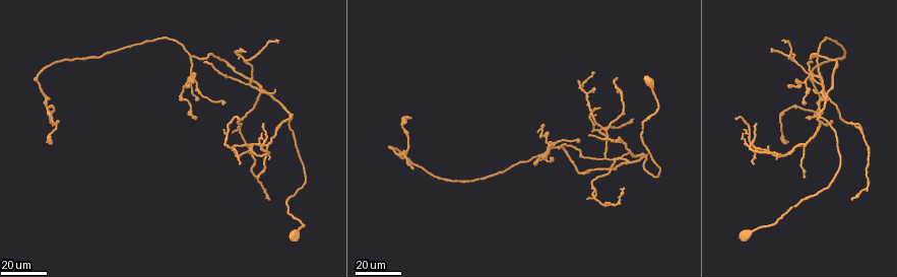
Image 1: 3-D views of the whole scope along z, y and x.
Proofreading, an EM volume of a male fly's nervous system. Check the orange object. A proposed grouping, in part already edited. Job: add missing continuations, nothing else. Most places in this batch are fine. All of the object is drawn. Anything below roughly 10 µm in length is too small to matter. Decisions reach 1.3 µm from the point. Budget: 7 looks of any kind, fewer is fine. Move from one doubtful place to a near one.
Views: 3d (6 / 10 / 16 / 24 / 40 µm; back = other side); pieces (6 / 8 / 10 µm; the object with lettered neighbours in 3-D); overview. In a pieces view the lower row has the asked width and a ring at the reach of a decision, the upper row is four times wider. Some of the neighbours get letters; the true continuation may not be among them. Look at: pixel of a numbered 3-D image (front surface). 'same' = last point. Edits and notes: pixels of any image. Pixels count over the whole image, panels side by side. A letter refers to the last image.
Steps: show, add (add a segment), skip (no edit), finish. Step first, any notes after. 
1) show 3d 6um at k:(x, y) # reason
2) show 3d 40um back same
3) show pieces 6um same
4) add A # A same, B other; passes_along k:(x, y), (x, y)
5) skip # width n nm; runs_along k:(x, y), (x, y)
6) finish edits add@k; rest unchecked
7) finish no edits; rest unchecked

show 3d 24um at 1:(851, 198) # long arm stops here

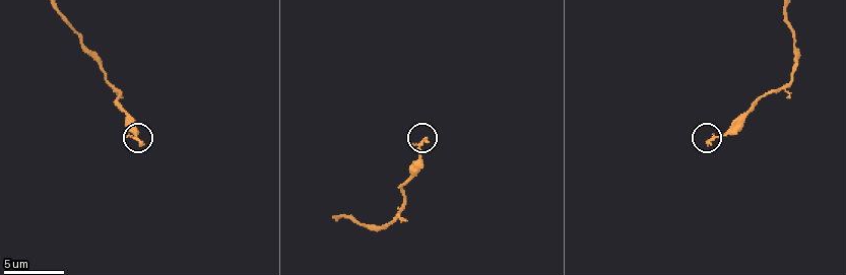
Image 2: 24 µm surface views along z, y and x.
show pieces 10um at 2:(140, 144) # what lies round it

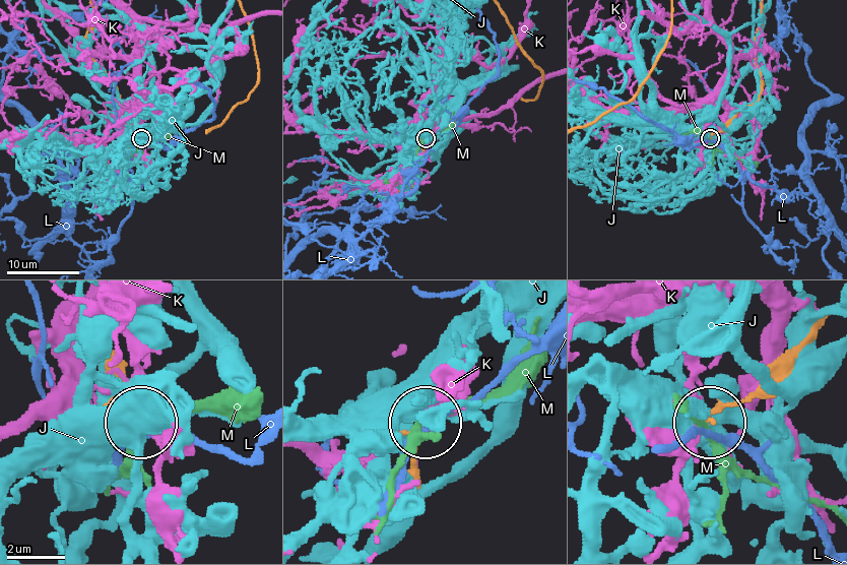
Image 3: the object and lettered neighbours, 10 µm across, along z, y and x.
skip # J other, K other, L other, M other; runs_along 3:(835, 304), (714, 419); no lettered segment goes on from it

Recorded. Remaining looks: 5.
show 3d 40um at 1:(590, 134) # thin end

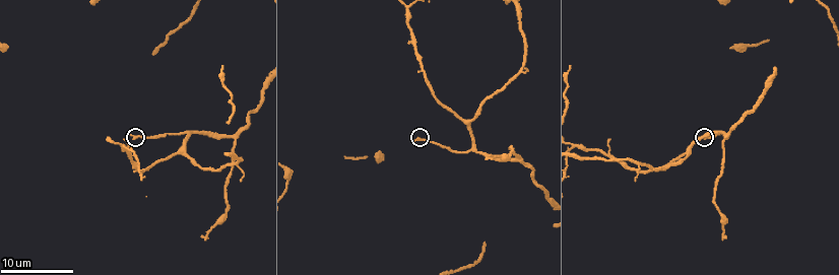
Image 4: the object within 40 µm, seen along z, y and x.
show pieces 10um at 4:(417, 141)

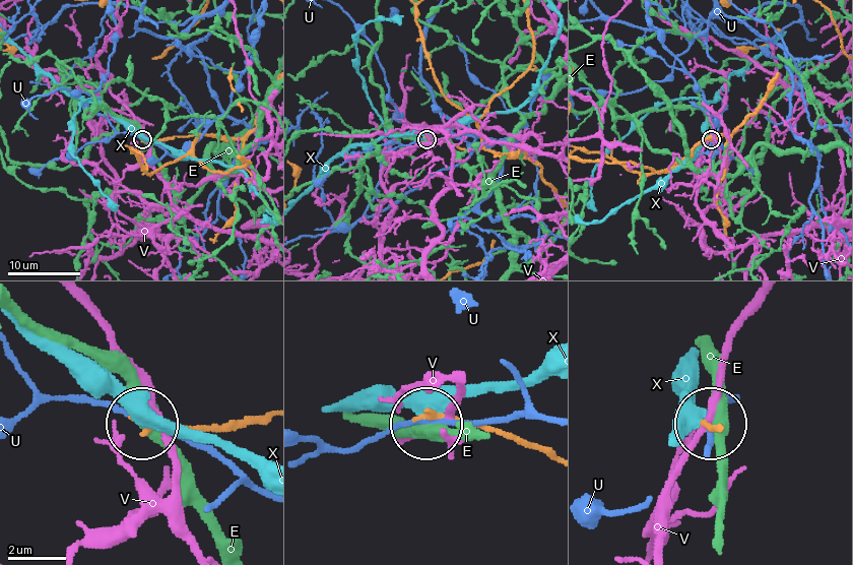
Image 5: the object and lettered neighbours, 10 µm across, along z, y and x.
skip # width 160 nm; E other, U other, V other, X other; runs_along 5:(265, 413), (228, 425), (143, 425); none of them fits

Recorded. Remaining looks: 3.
show pieces 8um at 4:(725, 236) # an open end

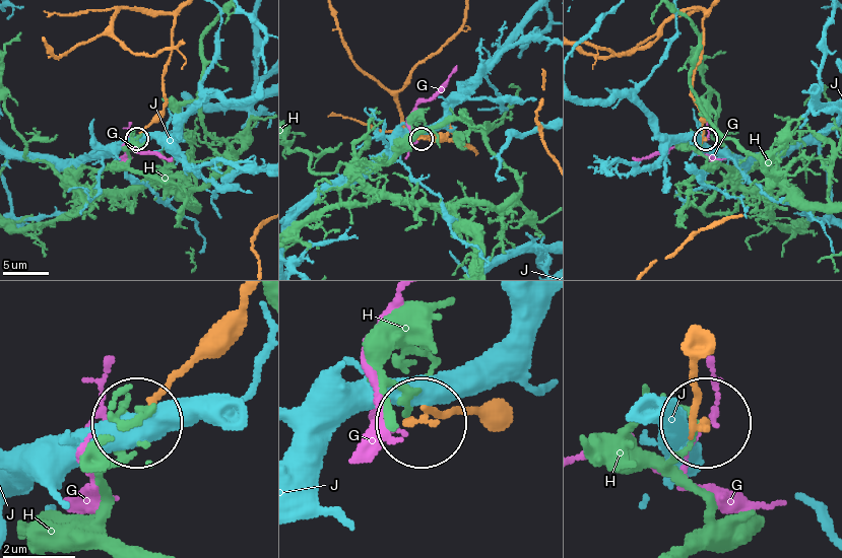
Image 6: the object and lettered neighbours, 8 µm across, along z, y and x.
skip # G other, H other, J other; none of them fits

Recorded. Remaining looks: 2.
finish no edits; rest unchecked

